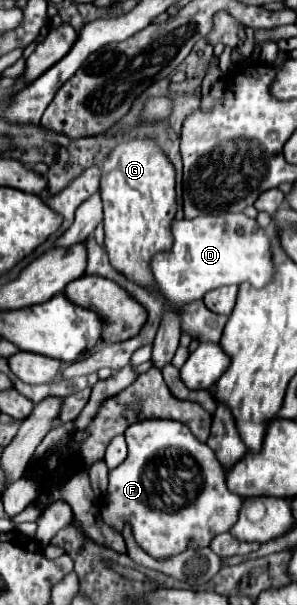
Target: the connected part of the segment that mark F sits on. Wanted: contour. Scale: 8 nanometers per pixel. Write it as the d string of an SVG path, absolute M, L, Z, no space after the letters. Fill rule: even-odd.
M143 420L125 432L129 454L123 464L109 472L109 488L107 500L101 508L101 516L105 522L121 530L123 522L131 522L133 536L137 544L153 558L175 556L185 550L197 550L209 546L211 538L221 532L227 532L233 522L237 522L237 514L241 510L243 498L229 492L225 484L225 468L217 460L215 452L207 448L207 444L193 438L191 430L175 420Z

